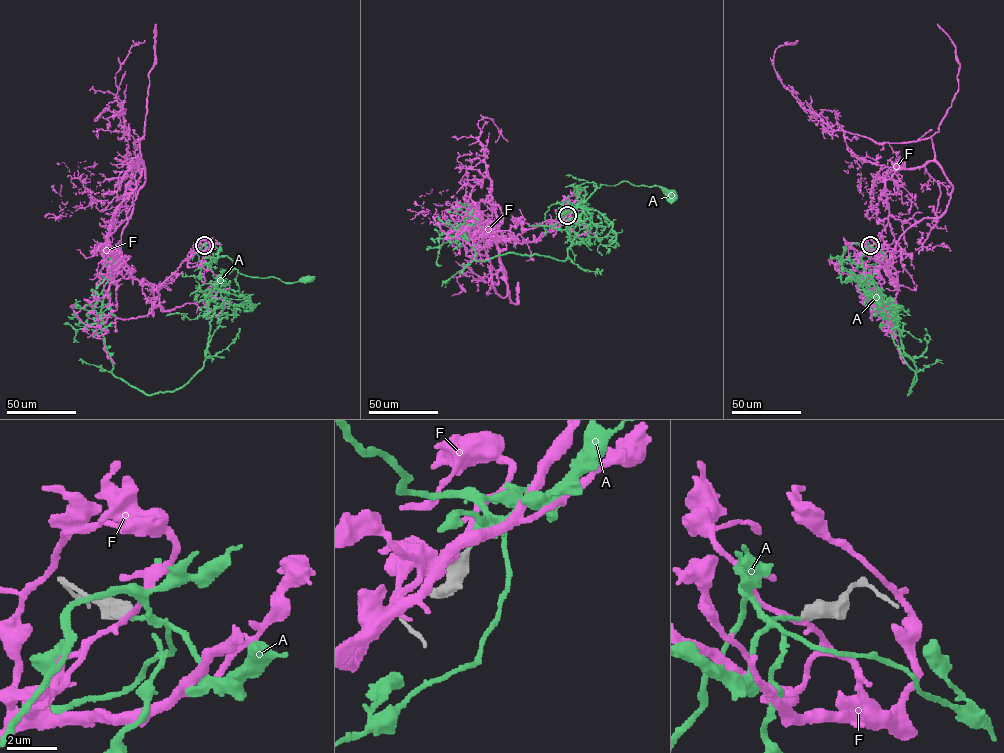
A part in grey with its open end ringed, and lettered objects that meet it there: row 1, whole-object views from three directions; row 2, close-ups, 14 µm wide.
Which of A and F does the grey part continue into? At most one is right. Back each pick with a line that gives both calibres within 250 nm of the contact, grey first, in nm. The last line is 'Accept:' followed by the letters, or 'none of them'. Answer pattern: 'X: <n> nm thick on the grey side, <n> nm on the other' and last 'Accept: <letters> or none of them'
A: 480 nm thick on the grey side, 150 nm on the other
Accept: A

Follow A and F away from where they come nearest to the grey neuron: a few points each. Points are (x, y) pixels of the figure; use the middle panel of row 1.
A: (567, 215), (567, 204), (563, 210), (562, 205), (579, 206), (600, 184), (624, 181), (663, 187), (671, 194)
F: (566, 216), (532, 242), (485, 230), (498, 294), (507, 285), (478, 141), (483, 117), (500, 132), (495, 142)

